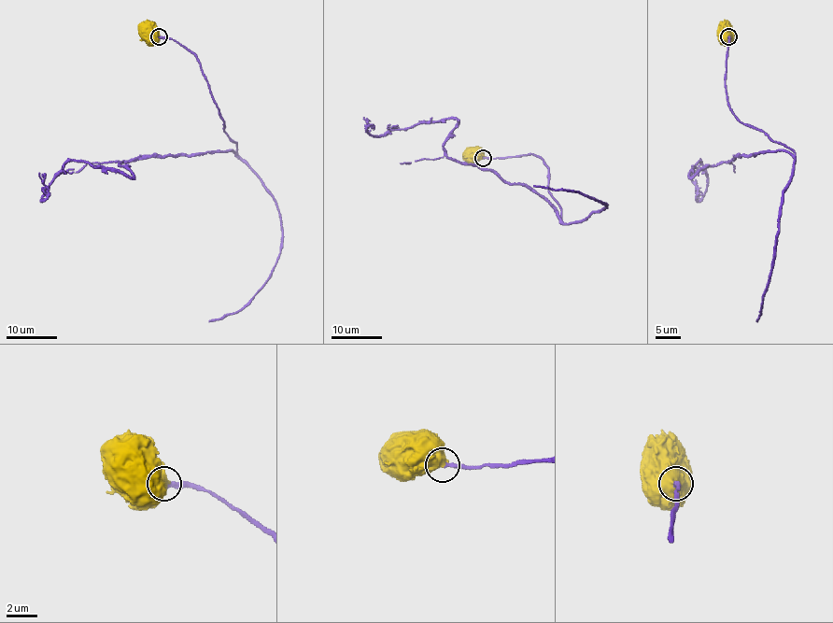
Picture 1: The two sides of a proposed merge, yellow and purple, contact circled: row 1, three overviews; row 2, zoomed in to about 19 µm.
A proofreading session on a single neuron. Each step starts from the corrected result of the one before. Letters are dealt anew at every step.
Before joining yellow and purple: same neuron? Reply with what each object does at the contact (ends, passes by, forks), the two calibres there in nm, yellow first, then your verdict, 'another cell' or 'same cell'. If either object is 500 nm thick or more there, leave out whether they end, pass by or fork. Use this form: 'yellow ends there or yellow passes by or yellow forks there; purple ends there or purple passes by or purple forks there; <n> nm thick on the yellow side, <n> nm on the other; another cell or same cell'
800 nm thick on the yellow side, 240 nm on the other; same cell

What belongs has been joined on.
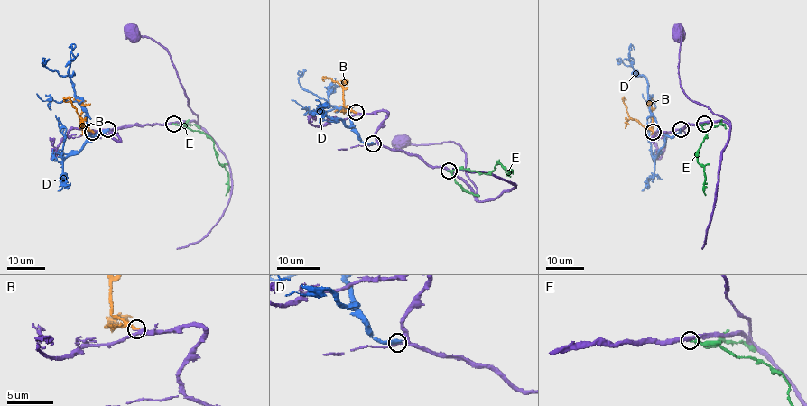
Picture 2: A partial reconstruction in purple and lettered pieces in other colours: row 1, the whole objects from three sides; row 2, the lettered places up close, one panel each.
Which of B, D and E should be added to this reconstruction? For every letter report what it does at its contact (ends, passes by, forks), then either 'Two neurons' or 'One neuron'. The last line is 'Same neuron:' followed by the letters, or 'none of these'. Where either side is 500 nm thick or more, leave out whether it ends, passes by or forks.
B: It ends there. One neuron
D: It ends there. Two neurons
E: It passes by. Two neurons
Same neuron: B

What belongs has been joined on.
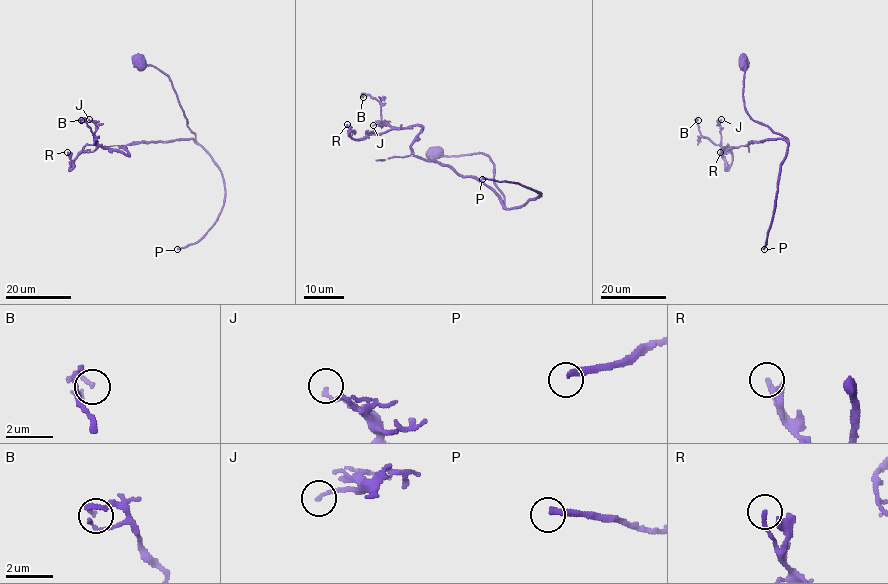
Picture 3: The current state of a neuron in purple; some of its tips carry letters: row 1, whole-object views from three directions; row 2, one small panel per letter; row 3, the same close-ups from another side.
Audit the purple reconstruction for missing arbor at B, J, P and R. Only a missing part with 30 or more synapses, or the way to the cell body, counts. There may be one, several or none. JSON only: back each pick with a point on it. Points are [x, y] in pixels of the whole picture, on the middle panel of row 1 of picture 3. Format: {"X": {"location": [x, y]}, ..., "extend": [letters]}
{"P": {"location": [482, 179]}, "extend": ["P"]}

